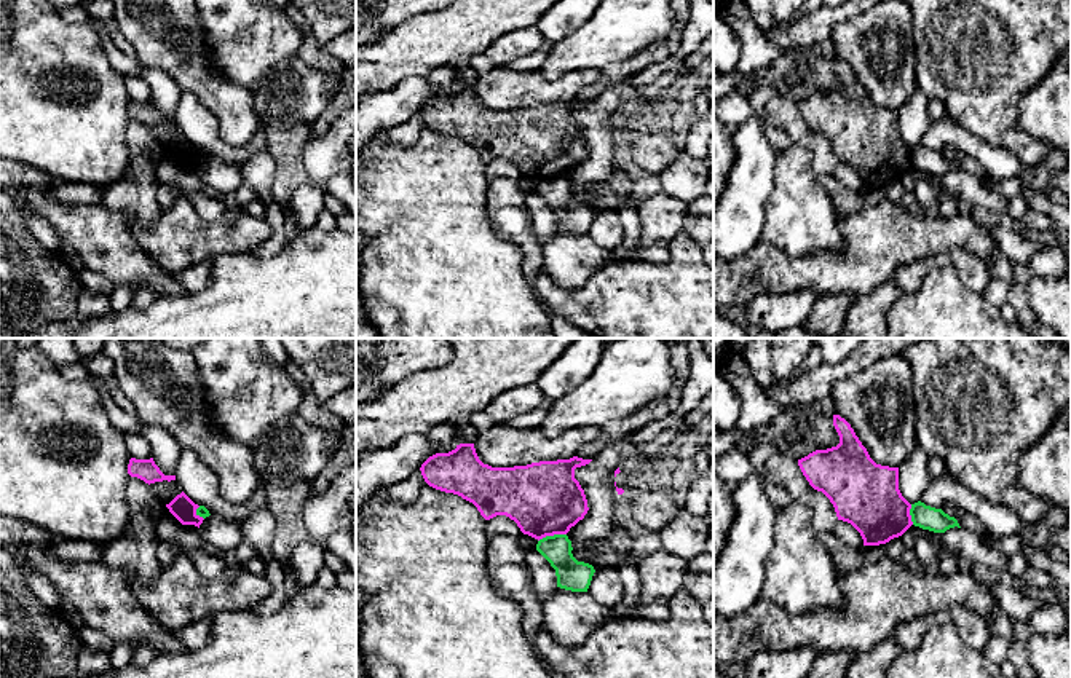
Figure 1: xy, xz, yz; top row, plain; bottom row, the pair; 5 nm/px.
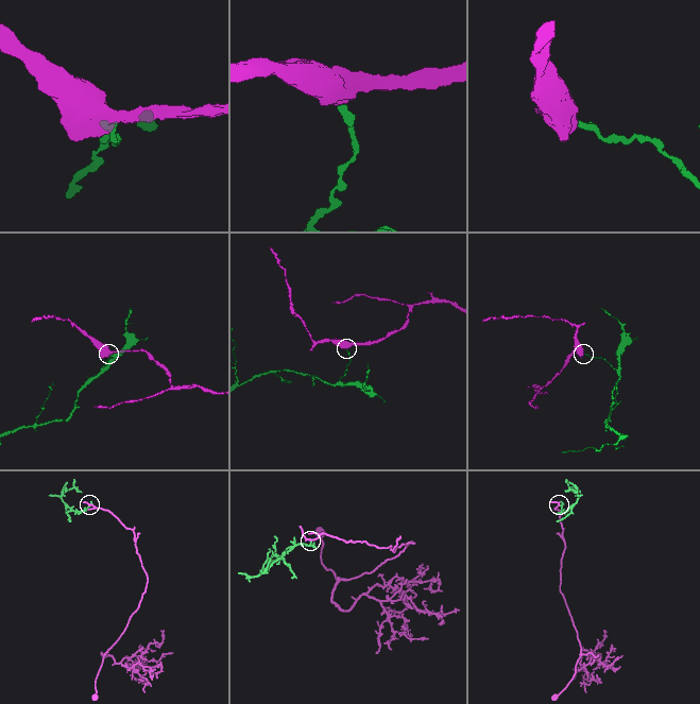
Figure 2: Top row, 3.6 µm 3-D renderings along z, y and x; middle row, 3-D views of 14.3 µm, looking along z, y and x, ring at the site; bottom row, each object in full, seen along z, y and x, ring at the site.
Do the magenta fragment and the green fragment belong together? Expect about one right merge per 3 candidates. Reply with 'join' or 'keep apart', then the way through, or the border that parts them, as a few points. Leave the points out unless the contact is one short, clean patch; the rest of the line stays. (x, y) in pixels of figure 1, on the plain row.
keep apart; border along xz (565, 176), (543, 179), (538, 184)

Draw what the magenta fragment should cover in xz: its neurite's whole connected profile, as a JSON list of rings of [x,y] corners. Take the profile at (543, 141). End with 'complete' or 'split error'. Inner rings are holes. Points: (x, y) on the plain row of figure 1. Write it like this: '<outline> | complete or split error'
[[[474,86],[429,99],[420,110],[425,124],[472,145],[485,163],[506,158],[524,177],[543,182],[567,177],[587,156],[575,112],[592,102],[539,104],[527,108],[484,107]]] | complete

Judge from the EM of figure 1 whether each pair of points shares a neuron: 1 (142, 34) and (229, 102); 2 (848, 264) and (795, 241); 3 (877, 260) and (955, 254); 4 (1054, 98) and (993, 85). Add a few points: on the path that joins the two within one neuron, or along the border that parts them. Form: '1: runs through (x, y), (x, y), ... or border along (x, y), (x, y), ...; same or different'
1: runs through (163, 43), (208, 83); same
2: border along (837, 219), (837, 248), (784, 252); different
3: border along (947, 249), (961, 246), (985, 260); different
4: border along (1054, 64), (1020, 101), (1019, 114), (1023, 128); different

